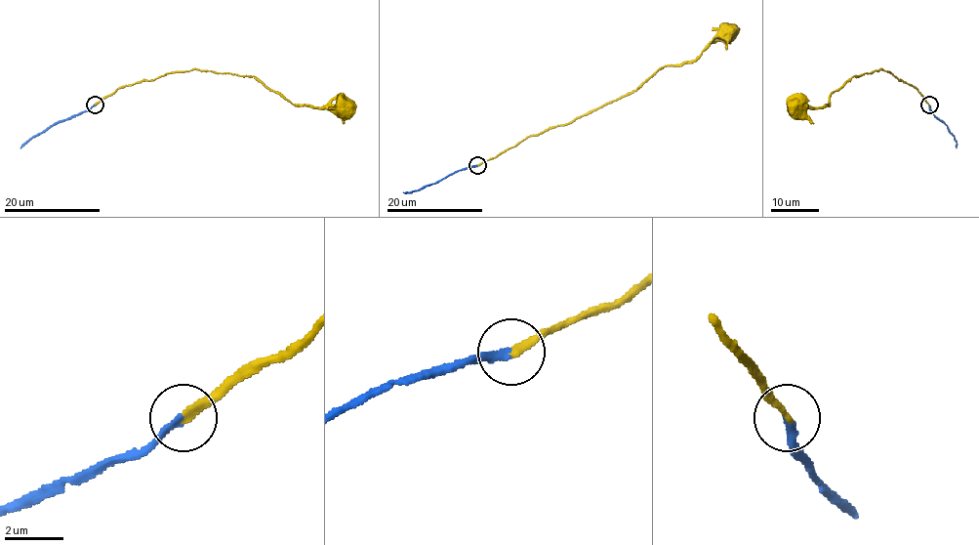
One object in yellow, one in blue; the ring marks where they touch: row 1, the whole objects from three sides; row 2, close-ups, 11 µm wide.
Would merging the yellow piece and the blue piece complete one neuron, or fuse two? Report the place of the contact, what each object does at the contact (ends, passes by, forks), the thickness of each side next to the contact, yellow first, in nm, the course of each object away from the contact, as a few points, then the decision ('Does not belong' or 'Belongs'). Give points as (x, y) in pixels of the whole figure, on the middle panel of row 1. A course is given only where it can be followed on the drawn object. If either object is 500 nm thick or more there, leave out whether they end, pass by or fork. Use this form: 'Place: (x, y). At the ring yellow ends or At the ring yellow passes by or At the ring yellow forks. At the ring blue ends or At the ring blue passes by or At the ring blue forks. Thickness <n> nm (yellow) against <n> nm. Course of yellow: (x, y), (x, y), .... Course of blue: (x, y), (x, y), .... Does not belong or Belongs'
Place: (477, 165). At the ring yellow ends. At the ring blue ends. Thickness 240 nm (yellow) against 220 nm. Course of yellow: (477, 165), (529, 136), (567, 125), (626, 96), (666, 66), (692, 62), (714, 38), (727, 32). Course of blue: (477, 165), (458, 170), (417, 190), (403, 192). Belongs

